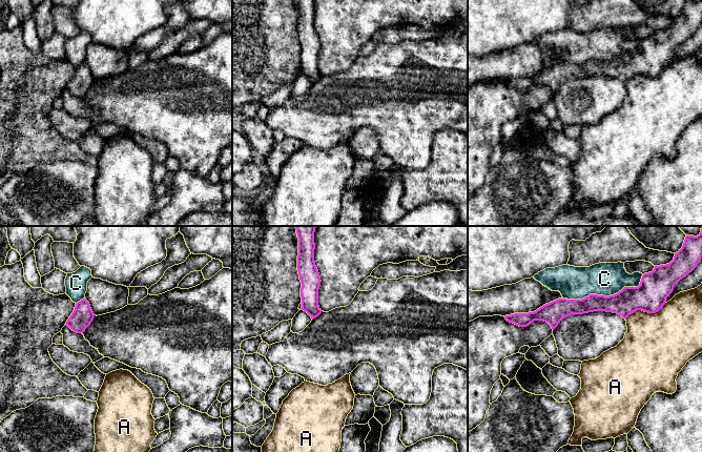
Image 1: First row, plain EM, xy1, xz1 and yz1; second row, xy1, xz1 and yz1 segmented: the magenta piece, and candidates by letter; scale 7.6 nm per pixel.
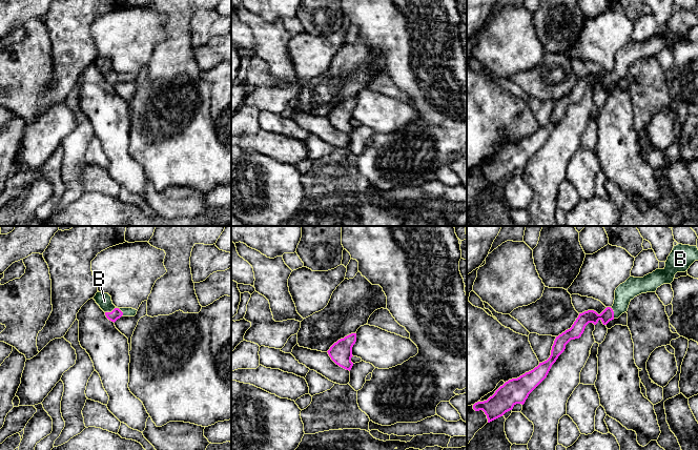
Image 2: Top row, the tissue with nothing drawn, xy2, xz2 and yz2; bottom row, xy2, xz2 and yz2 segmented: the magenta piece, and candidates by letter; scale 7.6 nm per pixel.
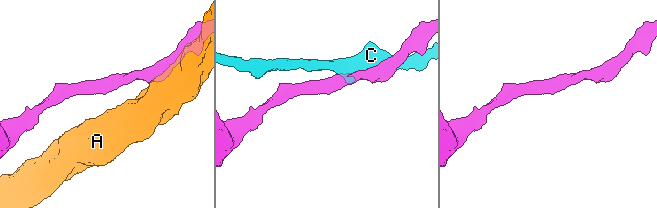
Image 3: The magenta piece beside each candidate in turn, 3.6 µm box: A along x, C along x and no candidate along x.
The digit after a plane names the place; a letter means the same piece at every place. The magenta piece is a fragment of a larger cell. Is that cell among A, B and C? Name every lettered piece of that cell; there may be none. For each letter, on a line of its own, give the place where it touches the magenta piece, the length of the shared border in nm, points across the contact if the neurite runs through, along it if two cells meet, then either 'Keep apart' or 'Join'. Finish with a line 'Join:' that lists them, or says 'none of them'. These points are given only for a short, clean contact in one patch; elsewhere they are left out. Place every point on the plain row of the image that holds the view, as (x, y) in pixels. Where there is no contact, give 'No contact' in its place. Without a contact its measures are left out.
A: Touches magenta at yz1 (645, 76). Shared border 340 nm. Keep apart
B: Touches magenta at xy2 (115, 73). Shared border 150 nm. Path across: xy2 (116, 78), (115, 73), (104, 65). Join
C: Touches magenta at yz1 (605, 61). Shared border 650 nm. Keep apart
Join: B

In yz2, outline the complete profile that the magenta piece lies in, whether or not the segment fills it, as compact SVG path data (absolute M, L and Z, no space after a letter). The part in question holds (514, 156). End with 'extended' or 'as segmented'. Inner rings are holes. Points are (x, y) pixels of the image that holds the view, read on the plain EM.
M682 8L674 11L663 34L658 33L643 42L630 41L616 53L613 70L607 71L600 79L594 75L579 78L572 91L556 101L547 125L539 127L533 135L519 142L509 144L487 165L475 167L473 173L483 175L490 187L512 175L516 168L524 169L529 159L547 142L552 129L564 116L566 109L571 104L579 103L589 87L596 89L600 84L607 89L610 85L618 83L628 76L630 66L635 61L655 57L661 49L671 48L677 37L687 36L695 25L698 25L697 11Z; extended

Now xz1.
M297 0L297 2L297 35L302 47L302 75L313 84L322 78L318 70L318 54L322 45L314 26L314 0Z; as segmented

